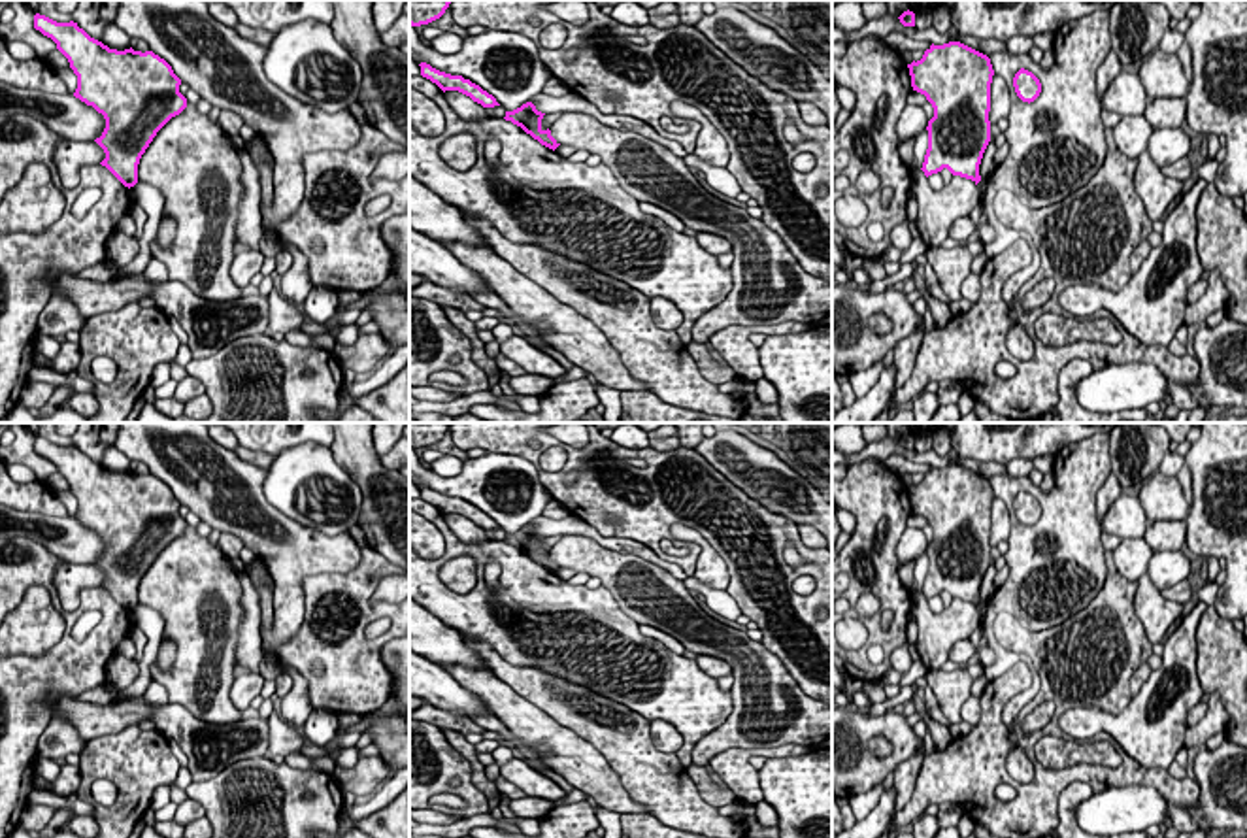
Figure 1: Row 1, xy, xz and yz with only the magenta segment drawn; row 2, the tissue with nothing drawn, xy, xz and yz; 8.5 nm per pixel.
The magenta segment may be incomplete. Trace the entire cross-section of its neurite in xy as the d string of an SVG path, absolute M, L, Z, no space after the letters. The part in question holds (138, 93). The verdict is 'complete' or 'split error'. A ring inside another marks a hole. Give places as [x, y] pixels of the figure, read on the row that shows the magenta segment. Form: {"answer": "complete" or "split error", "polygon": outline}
{"answer": "complete", "polygon": "M34 15L34 28L57 43L77 75L75 98L92 106L106 119L106 128L94 142L104 149L106 166L125 187L138 183L138 164L157 132L187 108L187 98L179 92L181 79L172 66L153 51L109 49L91 38L77 23L57 23L45 15Z"}

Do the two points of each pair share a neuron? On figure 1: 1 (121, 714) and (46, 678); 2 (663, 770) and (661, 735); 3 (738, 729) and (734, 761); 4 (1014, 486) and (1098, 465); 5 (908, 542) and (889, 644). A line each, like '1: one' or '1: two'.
1: two
2: two
3: two
4: one
5: two

